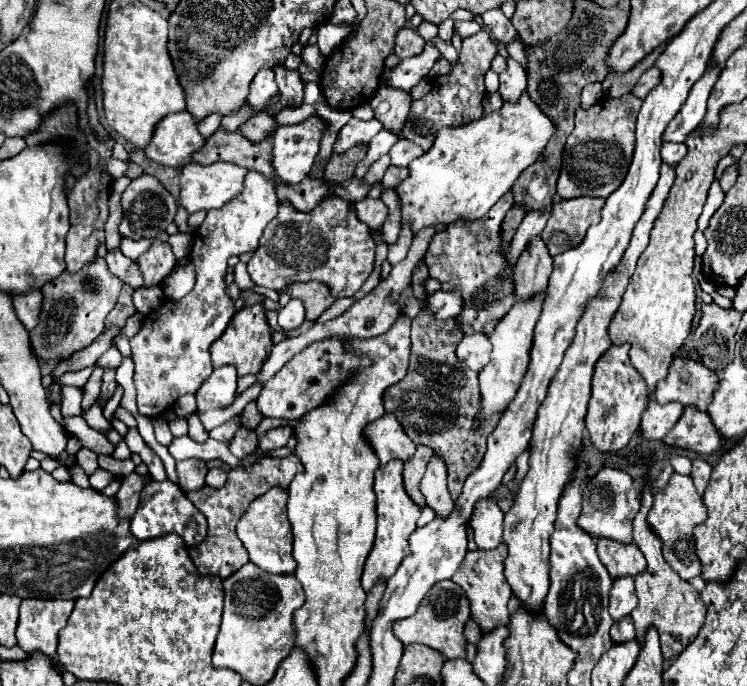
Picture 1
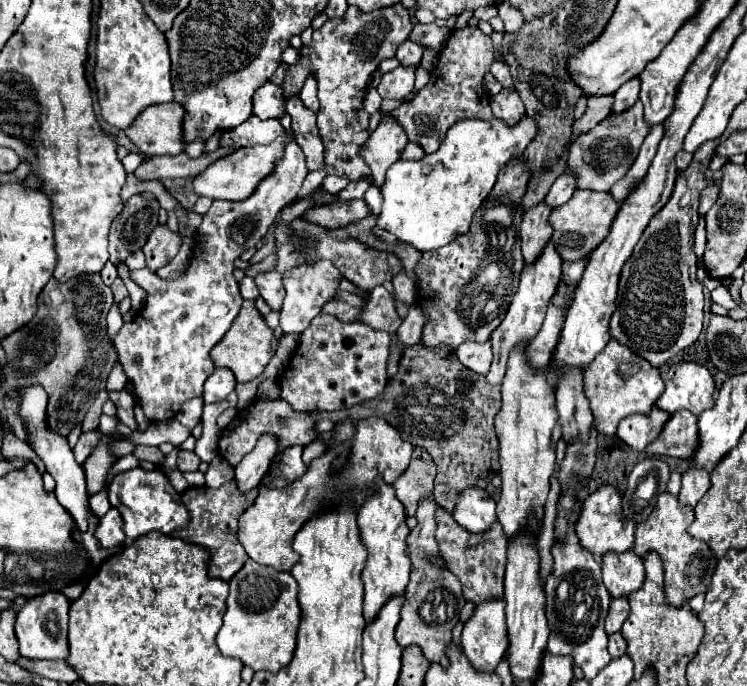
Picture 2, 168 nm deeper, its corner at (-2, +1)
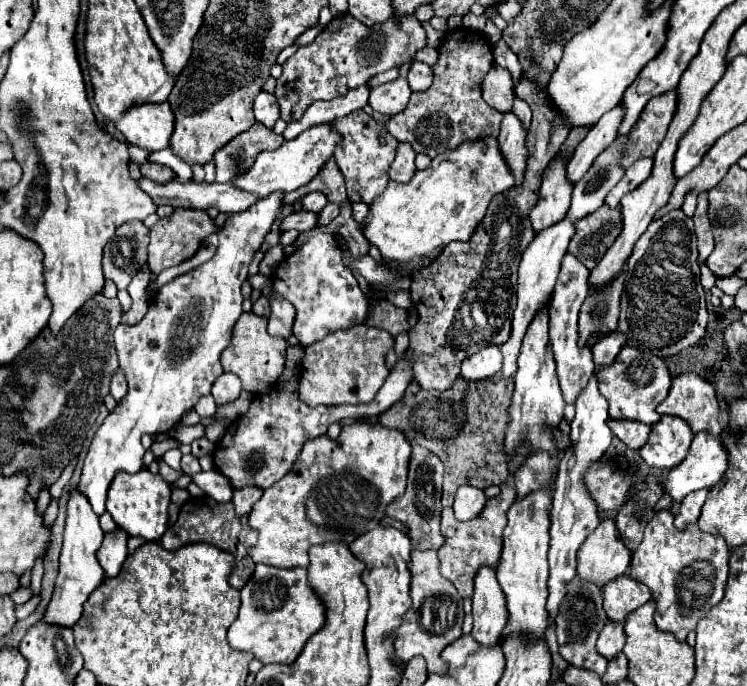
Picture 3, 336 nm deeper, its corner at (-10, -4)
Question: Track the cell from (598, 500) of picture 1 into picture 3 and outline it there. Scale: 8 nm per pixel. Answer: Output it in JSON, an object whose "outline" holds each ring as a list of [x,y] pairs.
{"outline":[[[603,518],[599,522],[593,534],[581,544],[577,560],[577,574],[599,586],[629,572],[631,550],[619,538],[613,518]]]}

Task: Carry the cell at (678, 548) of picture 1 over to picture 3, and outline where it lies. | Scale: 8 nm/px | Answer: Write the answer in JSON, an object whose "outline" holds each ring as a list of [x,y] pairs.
{"outline":[[[659,510],[645,528],[643,542],[633,552],[629,576],[643,582],[657,602],[657,628],[673,632],[677,640],[687,638],[701,616],[723,600],[727,582],[729,548],[723,538],[701,532],[695,524],[685,530],[675,528],[673,514]]]}

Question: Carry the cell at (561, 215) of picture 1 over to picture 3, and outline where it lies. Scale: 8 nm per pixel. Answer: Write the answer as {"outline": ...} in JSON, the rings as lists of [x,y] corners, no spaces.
{"outline":[[[603,204],[593,214],[575,222],[575,236],[571,238],[569,254],[593,270],[603,258],[605,250],[619,236],[621,226],[621,206],[609,208]]]}

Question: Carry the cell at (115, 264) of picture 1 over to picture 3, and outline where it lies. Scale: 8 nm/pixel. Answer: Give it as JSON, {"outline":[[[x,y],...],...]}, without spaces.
{"outline":[[[273,192],[267,198],[257,200],[249,210],[231,214],[225,220],[225,224],[217,230],[219,246],[217,246],[215,256],[209,262],[167,282],[159,290],[159,294],[153,296],[153,300],[149,304],[149,312],[145,314],[145,318],[139,324],[135,324],[135,326],[119,324],[115,328],[113,340],[115,340],[115,348],[117,348],[117,356],[119,356],[119,366],[129,382],[129,392],[117,404],[115,412],[111,412],[105,418],[105,422],[99,426],[99,430],[95,432],[95,438],[93,438],[87,458],[85,458],[83,474],[79,480],[79,488],[89,498],[93,512],[97,512],[97,516],[101,516],[105,512],[107,490],[109,490],[113,478],[119,472],[135,474],[143,468],[145,452],[141,452],[141,436],[143,434],[165,434],[171,428],[175,428],[181,422],[181,416],[185,412],[189,412],[199,402],[201,396],[209,394],[213,382],[223,374],[219,356],[231,344],[233,326],[239,320],[239,316],[243,314],[241,284],[247,280],[247,268],[249,268],[253,254],[259,250],[259,246],[263,244],[271,226],[277,222],[281,208],[285,206],[283,196],[285,196],[285,192]]]}

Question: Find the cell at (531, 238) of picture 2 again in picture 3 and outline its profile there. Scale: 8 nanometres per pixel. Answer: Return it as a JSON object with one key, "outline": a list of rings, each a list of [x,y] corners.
{"outline":[[[555,160],[547,166],[539,190],[539,200],[531,210],[531,226],[537,232],[561,222],[571,204],[571,184],[567,184],[567,164]]]}

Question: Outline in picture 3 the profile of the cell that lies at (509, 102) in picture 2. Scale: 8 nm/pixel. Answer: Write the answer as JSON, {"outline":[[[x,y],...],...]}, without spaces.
{"outline":[[[513,112],[503,114],[501,122],[501,132],[499,132],[499,146],[501,152],[515,176],[515,184],[521,184],[523,180],[523,170],[525,170],[525,160],[527,160],[527,148],[525,148],[525,128],[521,120]]]}

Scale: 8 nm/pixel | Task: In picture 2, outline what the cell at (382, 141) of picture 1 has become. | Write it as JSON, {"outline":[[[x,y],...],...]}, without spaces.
{"outline":[[[327,175],[321,183],[321,191],[327,191],[329,195],[335,195],[337,191],[341,191],[343,187],[347,187],[349,181],[347,177],[337,177],[337,175]]]}

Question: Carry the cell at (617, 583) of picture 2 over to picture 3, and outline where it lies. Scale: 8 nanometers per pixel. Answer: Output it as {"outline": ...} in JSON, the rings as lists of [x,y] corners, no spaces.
{"outline":[[[623,574],[603,586],[603,598],[607,616],[615,622],[621,622],[627,618],[629,612],[651,600],[651,590],[645,584],[639,584],[635,578]]]}

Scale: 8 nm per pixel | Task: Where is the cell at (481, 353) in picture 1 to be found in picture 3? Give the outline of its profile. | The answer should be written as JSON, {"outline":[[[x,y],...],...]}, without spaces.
{"outline":[[[485,346],[461,364],[461,376],[467,380],[485,380],[499,372],[501,352],[497,346]]]}

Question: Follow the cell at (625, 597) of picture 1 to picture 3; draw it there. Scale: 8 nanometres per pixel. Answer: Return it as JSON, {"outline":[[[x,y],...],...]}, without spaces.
{"outline":[[[607,622],[603,632],[599,634],[599,640],[597,640],[599,654],[605,656],[607,660],[615,658],[623,650],[625,640],[627,640],[627,636],[623,630],[623,622]]]}

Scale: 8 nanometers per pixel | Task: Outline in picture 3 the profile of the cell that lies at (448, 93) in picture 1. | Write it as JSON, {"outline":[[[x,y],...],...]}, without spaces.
{"outline":[[[459,28],[459,30],[449,32],[447,40],[439,48],[439,62],[433,66],[435,78],[433,78],[431,88],[427,92],[413,92],[409,106],[401,114],[391,116],[391,120],[385,124],[385,128],[399,142],[409,142],[415,152],[429,154],[431,158],[435,158],[437,154],[441,154],[445,150],[457,148],[465,140],[477,140],[477,138],[485,138],[485,136],[497,138],[499,124],[501,124],[501,112],[491,108],[481,96],[481,84],[483,84],[483,78],[487,76],[491,66],[493,66],[491,44],[481,32],[469,30],[469,28]]]}

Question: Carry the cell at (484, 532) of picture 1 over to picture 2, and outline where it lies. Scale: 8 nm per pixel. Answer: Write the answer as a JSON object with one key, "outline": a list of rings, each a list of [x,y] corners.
{"outline":[[[467,487],[455,501],[453,519],[471,533],[483,533],[497,521],[495,501],[485,489]]]}

